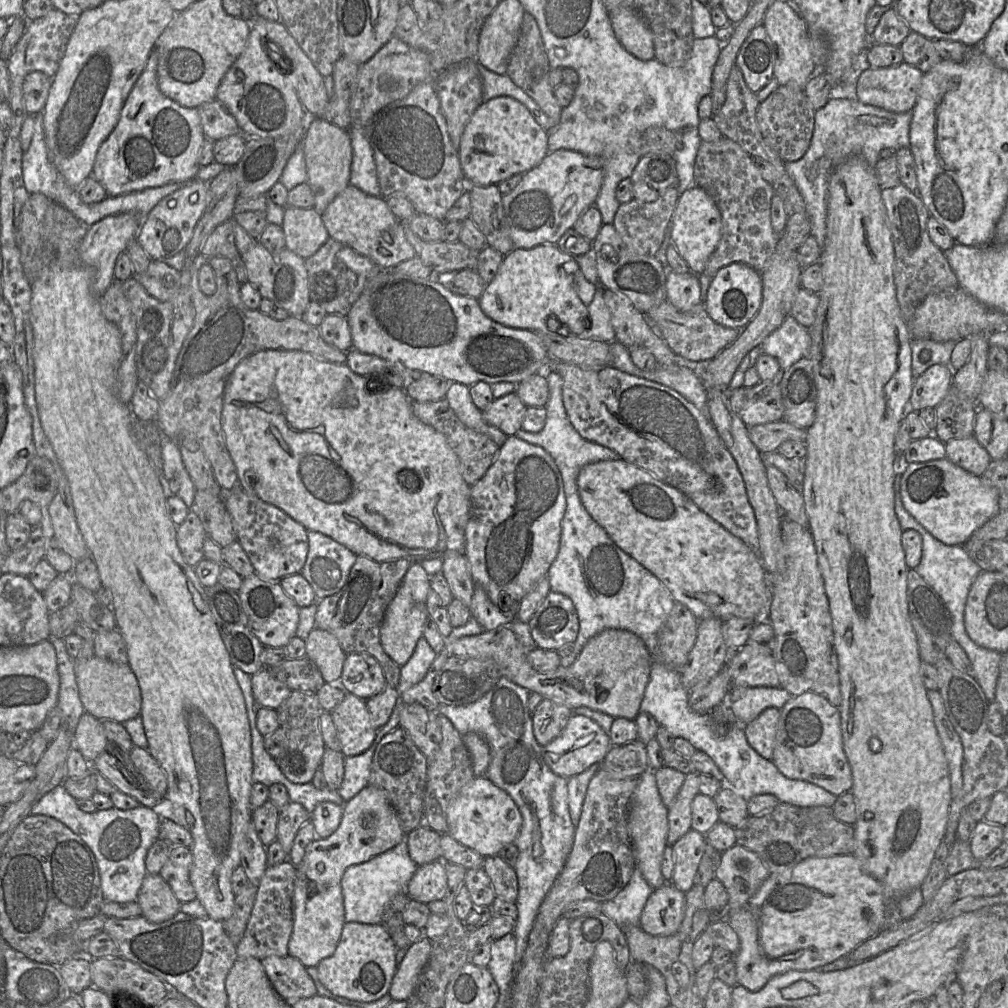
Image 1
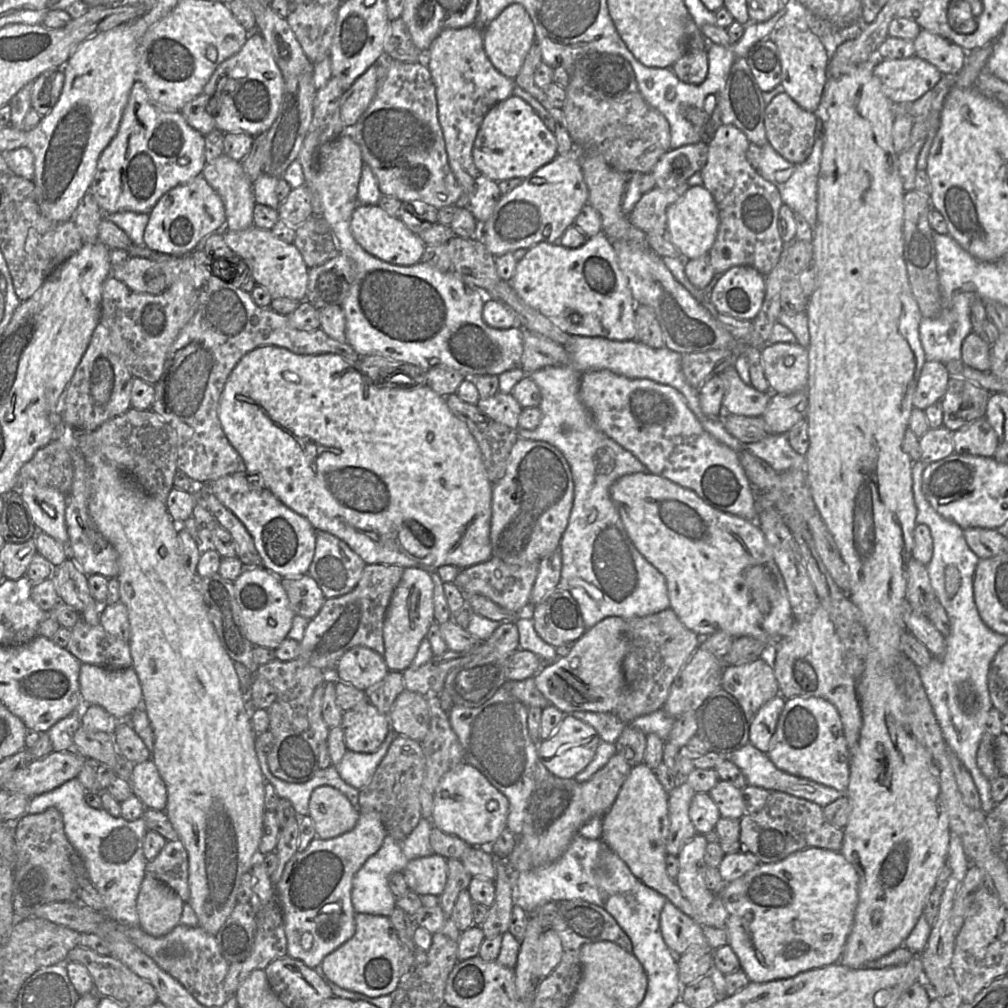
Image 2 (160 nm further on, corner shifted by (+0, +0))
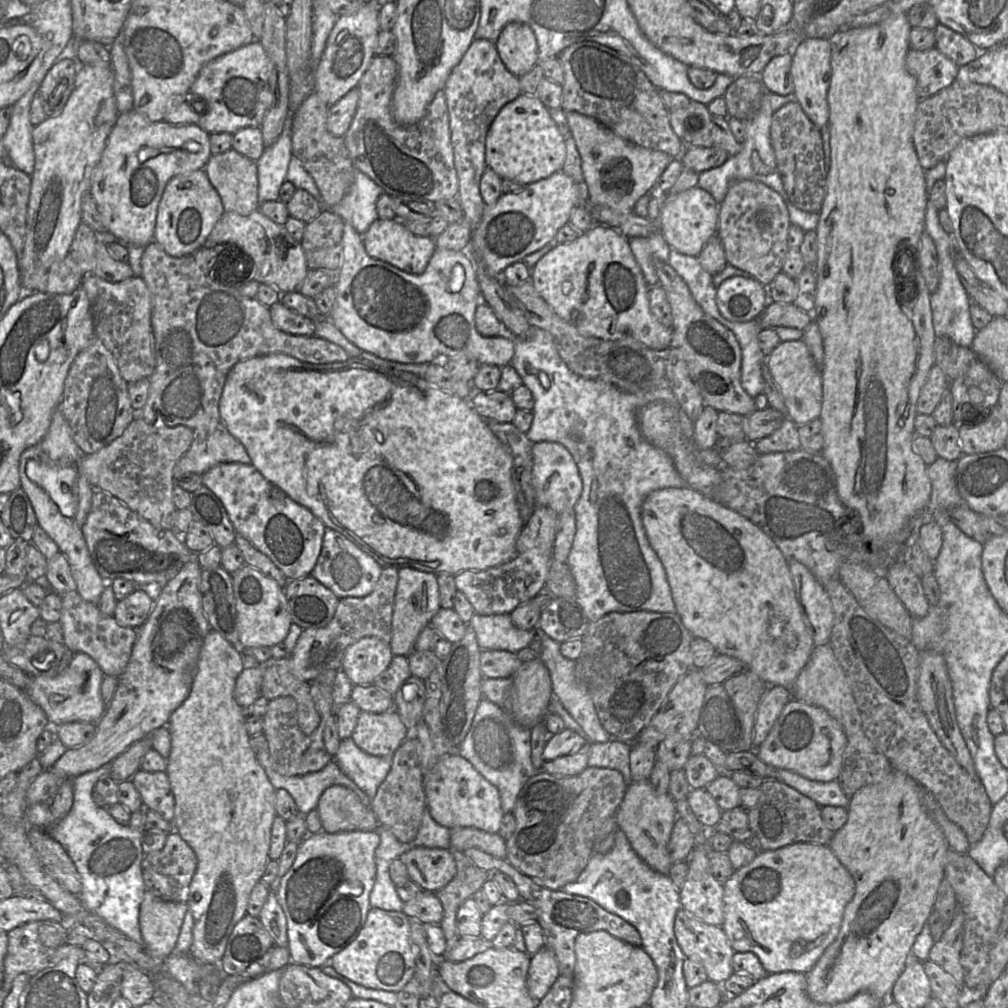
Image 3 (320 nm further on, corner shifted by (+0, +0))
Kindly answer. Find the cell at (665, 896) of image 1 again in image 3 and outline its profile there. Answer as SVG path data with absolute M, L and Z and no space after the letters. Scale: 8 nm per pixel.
M680 908L675 917L674 933L686 958L699 961L705 968L708 980L722 985L733 974L732 957L735 953L722 926L709 925Z

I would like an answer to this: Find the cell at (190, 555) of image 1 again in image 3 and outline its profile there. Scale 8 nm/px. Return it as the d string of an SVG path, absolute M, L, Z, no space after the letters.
M197 555L187 562L178 574L164 587L159 589L154 606L143 625L137 629L130 660L119 676L118 686L105 713L96 723L92 739L77 748L69 748L50 768L59 779L72 779L87 771L100 768L110 763L135 742L150 736L150 733L162 726L167 726L170 715L188 697L197 671L199 653L206 635L212 630L203 611L199 593L202 568Z

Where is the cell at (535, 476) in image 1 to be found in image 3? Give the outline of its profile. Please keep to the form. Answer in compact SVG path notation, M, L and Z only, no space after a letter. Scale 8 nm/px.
M540 441L533 444L532 457L535 505L549 507L557 514L574 510L582 492L582 479L571 453L560 443Z

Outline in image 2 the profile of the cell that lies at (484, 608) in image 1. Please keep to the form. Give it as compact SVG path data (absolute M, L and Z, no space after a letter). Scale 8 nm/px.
M496 557L461 569L455 583L465 595L482 595L498 606L513 612L528 610L531 592L538 574L540 562L525 565L510 565Z

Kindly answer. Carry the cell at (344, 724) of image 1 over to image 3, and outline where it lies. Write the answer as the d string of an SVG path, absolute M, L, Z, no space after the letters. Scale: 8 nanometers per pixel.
M395 710L381 714L361 711L351 738L367 754L393 756L409 734L409 725Z

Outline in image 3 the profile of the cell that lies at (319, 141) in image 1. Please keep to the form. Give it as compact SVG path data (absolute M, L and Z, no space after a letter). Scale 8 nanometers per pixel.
M344 223L342 264L337 274L336 301L329 320L355 346L380 358L406 364L440 364L446 359L472 357L480 365L508 365L514 355L514 340L507 334L482 336L475 327L475 310L482 299L473 263L467 251L436 248L422 274L411 274L370 257L362 236Z

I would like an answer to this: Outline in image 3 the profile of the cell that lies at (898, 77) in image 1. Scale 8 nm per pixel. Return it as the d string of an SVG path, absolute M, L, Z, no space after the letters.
M936 47L923 51L910 49L905 63L908 72L916 80L916 93L920 100L950 86L959 71L959 66Z

